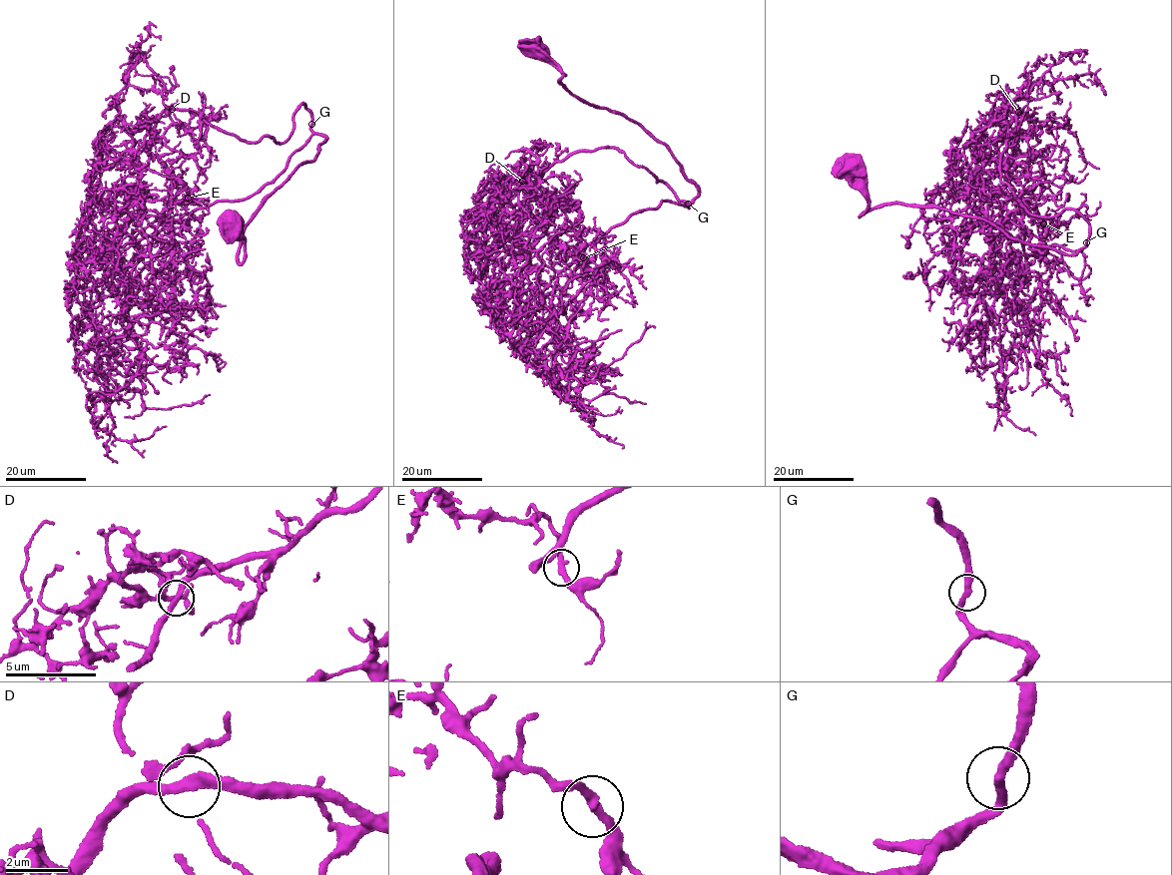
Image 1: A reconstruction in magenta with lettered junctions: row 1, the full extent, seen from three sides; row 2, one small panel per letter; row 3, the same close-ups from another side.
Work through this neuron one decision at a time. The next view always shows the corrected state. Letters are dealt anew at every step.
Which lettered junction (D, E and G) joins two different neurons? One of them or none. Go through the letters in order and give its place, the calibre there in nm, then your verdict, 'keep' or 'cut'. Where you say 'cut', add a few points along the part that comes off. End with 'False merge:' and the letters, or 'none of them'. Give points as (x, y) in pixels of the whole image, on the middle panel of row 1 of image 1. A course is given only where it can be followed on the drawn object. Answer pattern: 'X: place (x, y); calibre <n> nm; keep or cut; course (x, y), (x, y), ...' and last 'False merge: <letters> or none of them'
D: place (522, 181); calibre 320 nm; keep
E: place (583, 257); calibre 300 nm; keep
G: place (688, 204); calibre 300 nm; keep
False merge: none of them

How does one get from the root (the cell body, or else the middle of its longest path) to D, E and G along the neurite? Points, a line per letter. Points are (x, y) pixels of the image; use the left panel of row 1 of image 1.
D: (231, 221), (245, 238), (240, 263), (245, 226), (325, 138), (301, 103), (281, 142), (240, 141), (172, 109)
E: (231, 221), (240, 263), (245, 226), (324, 136), (247, 198), (117, 244), (131, 218), (156, 227), (188, 198)
G: (231, 221), (232, 230), (245, 238), (240, 263), (245, 226), (300, 163), (313, 160), (325, 140), (311, 124)

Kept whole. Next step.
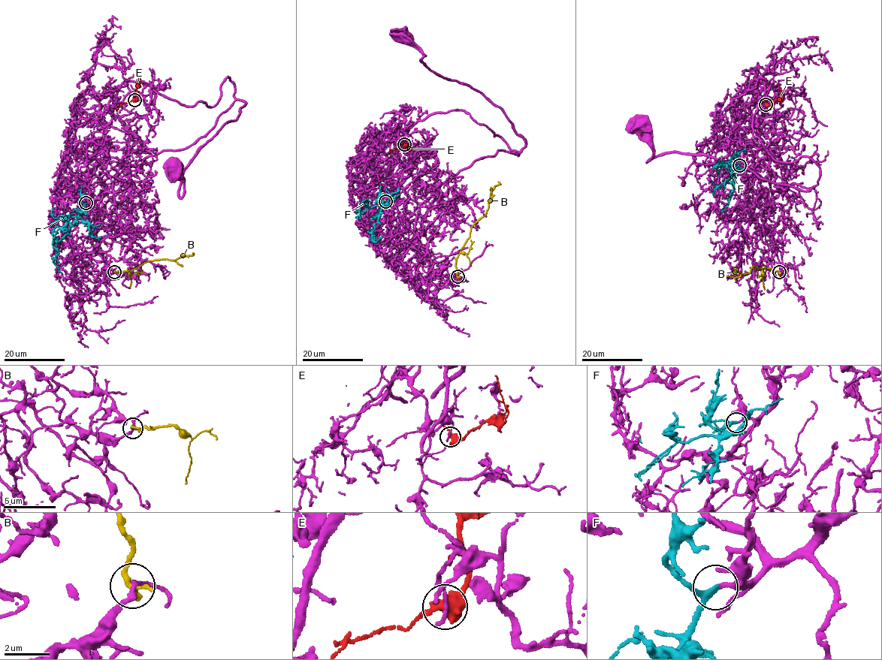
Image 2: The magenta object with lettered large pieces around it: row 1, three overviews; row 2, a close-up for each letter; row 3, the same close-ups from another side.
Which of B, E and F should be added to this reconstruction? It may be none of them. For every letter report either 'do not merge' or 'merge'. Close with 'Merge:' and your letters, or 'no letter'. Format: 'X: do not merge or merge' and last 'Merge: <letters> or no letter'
B: do not merge
E: do not merge
F: merge
Merge: F

